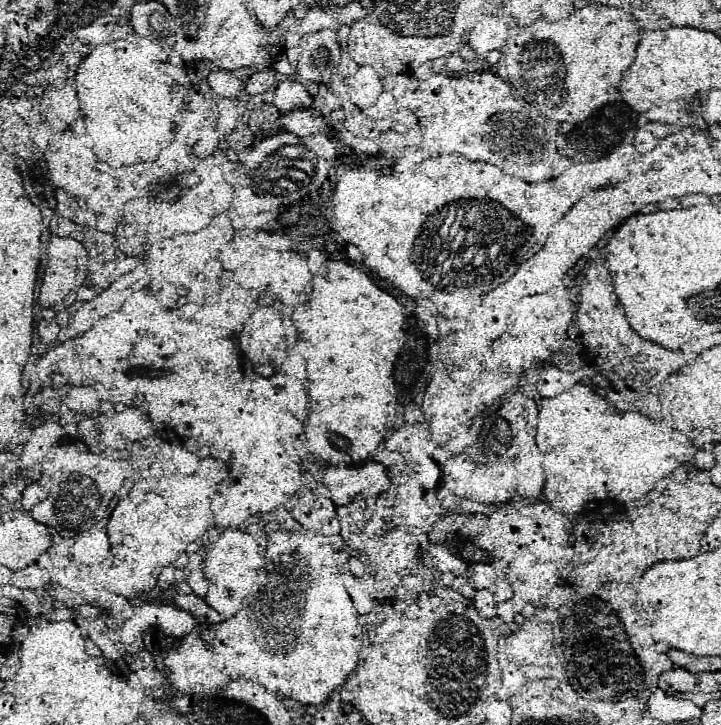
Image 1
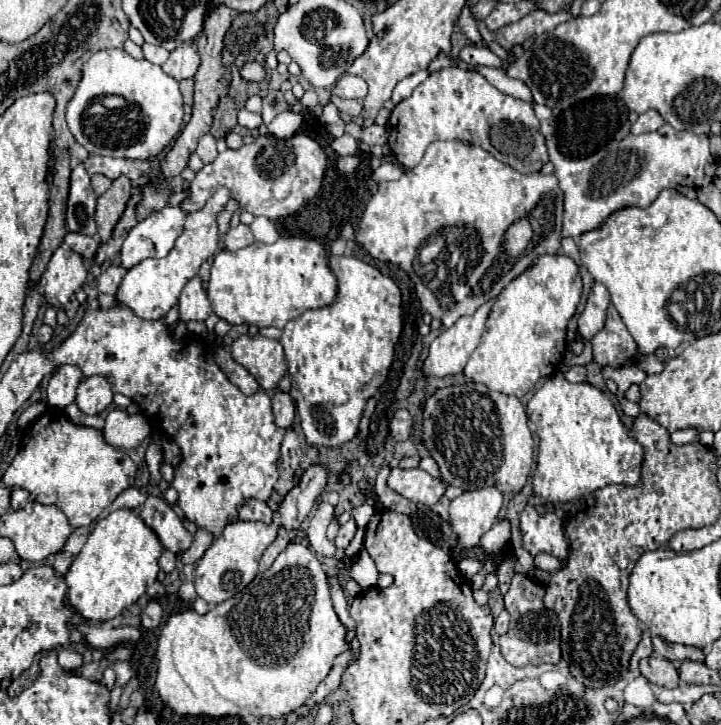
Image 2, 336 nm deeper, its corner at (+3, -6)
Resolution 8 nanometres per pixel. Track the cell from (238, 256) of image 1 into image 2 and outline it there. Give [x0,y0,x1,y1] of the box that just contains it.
[225,224,255,252]

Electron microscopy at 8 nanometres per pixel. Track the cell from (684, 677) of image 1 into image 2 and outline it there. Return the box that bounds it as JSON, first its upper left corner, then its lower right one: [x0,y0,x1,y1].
[639,656,679,688]

